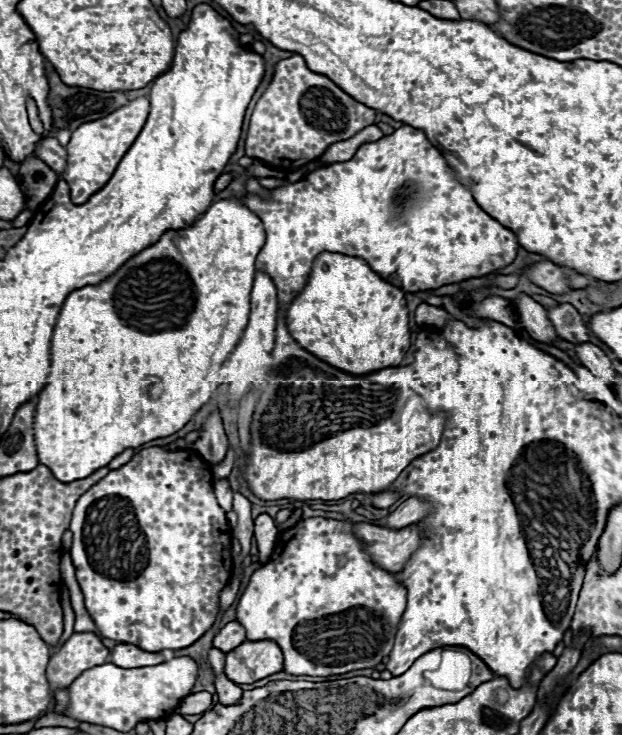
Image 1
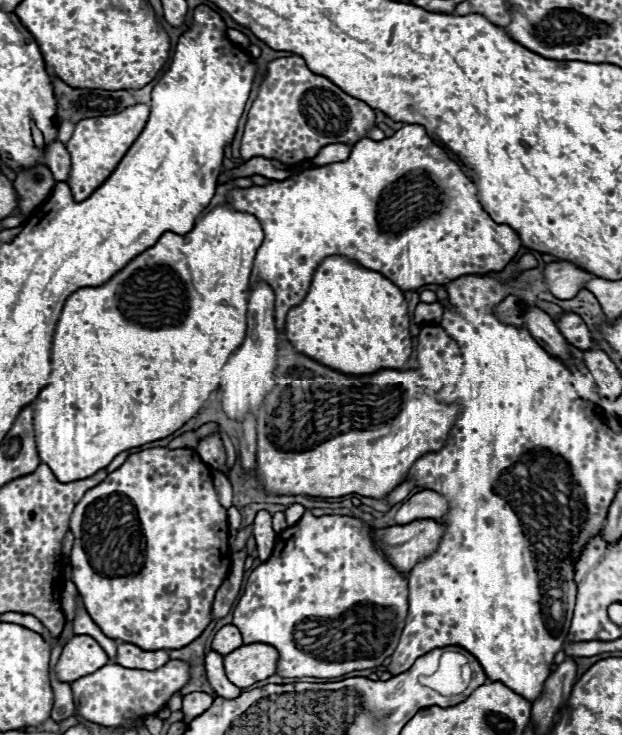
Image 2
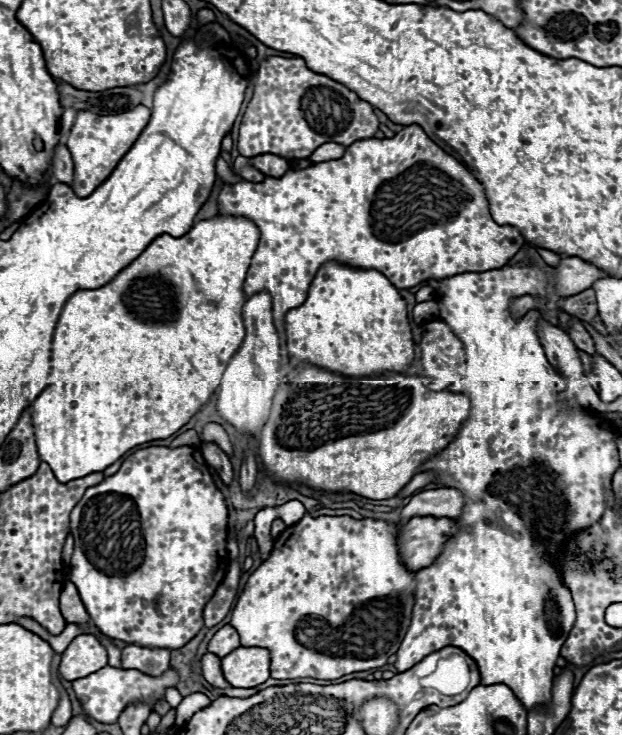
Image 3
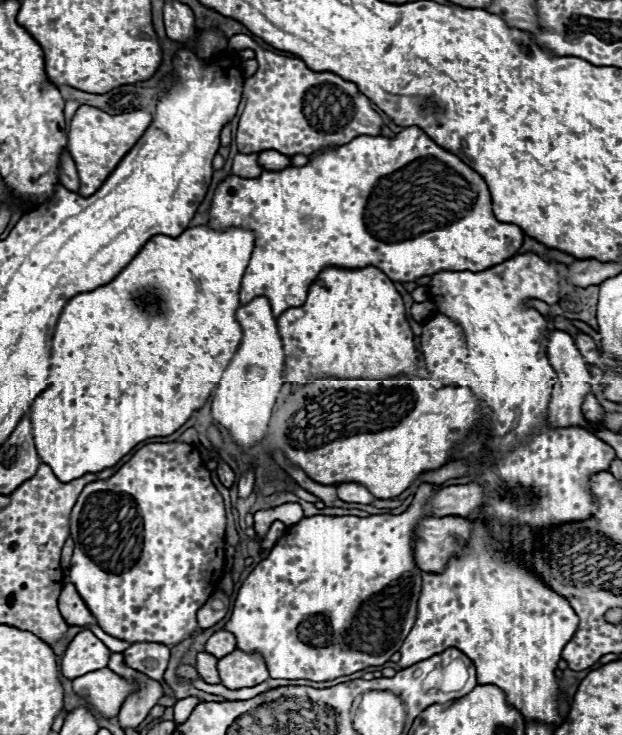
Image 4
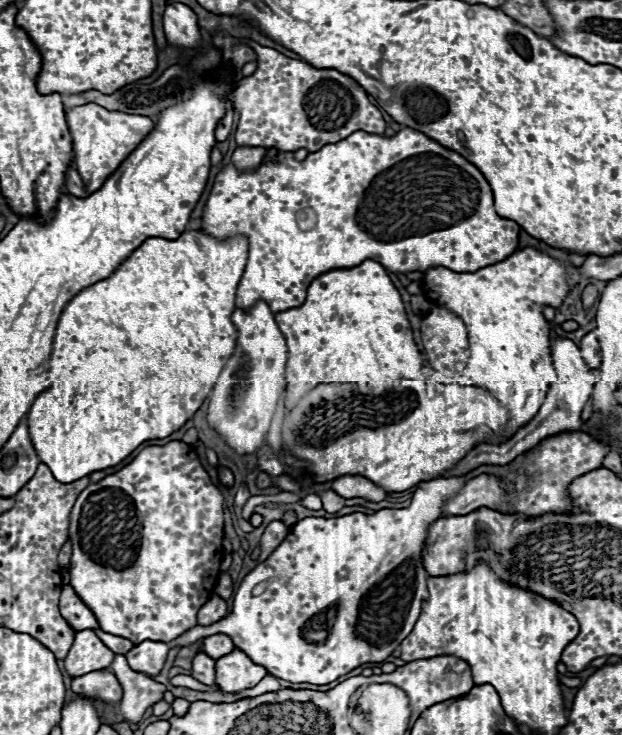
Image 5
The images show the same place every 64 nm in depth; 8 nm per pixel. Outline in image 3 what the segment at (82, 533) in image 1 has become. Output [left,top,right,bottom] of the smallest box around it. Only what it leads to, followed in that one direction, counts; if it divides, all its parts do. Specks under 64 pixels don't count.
[70,446,228,650]

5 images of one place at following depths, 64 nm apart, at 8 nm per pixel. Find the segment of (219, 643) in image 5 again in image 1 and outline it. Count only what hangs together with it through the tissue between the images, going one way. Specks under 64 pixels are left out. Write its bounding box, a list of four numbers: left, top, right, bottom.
[214,622,246,652]

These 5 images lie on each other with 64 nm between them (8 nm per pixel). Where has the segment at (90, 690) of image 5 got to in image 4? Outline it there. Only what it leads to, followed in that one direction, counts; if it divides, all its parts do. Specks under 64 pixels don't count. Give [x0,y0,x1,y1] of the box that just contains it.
[74,668,140,718]

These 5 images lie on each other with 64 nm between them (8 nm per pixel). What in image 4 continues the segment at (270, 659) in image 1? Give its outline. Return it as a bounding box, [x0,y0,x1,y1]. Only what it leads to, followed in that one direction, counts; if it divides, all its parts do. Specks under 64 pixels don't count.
[218,648,270,688]

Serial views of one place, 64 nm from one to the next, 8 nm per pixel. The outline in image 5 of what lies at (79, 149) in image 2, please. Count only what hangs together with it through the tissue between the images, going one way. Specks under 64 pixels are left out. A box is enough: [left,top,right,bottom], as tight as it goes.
[68,104,154,194]

